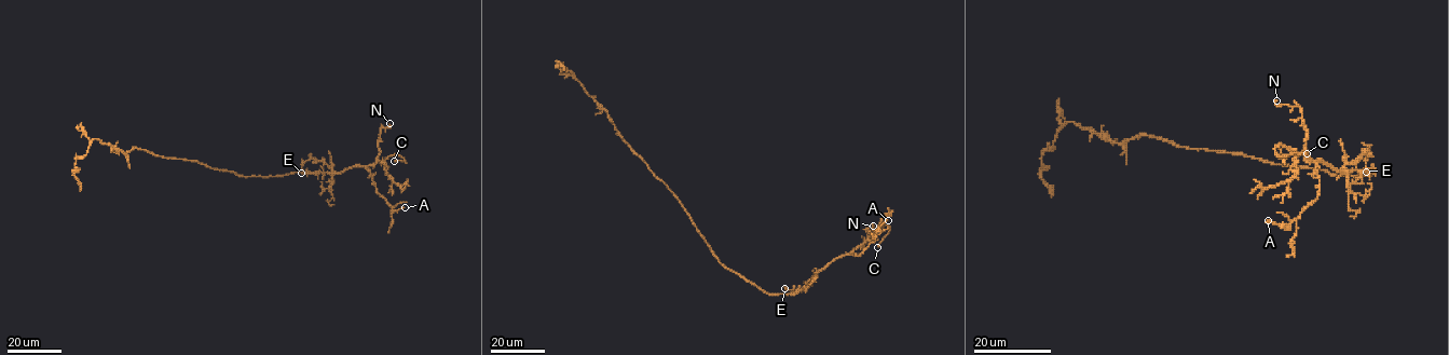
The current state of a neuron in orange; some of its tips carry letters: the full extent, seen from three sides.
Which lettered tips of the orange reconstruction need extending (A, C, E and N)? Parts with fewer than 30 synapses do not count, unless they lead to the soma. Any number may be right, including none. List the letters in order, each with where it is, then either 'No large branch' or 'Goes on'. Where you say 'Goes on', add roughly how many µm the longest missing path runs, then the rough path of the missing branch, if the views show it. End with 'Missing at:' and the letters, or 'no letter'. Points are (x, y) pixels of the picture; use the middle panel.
A: Place: (888, 220). No large branch
C: Place: (877, 247). Goes on. Missing length about 9 µm. Course of what is missing: (877, 247), (870, 260)
E: Place: (784, 288). No large branch
N: Place: (873, 226). No large branch
Missing at: C

